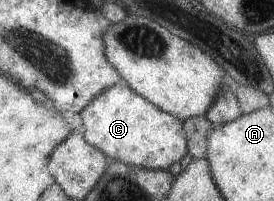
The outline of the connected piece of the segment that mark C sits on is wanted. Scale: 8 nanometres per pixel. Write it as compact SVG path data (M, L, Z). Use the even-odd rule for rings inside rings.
M120 83L99 94L81 113L84 137L112 161L147 169L167 170L189 153L184 122Z

